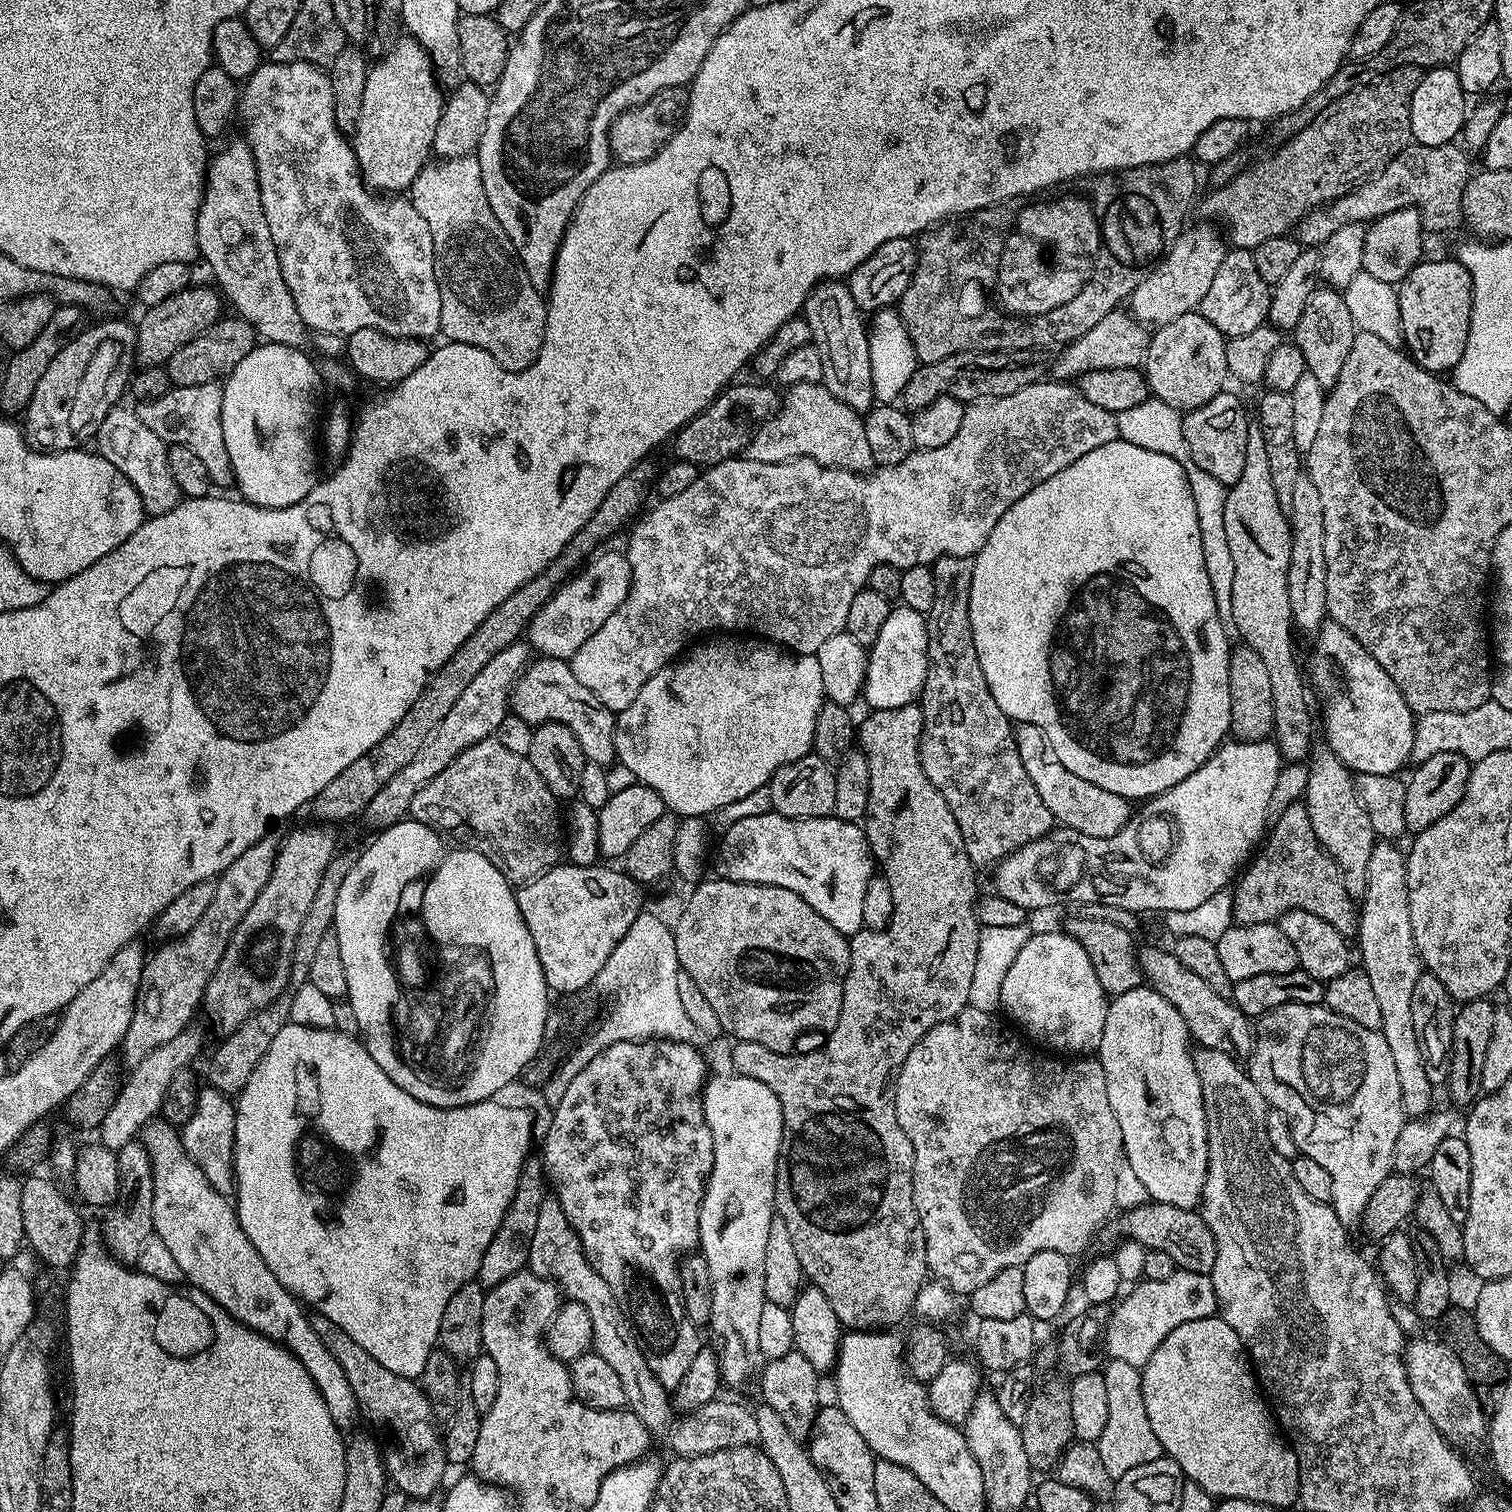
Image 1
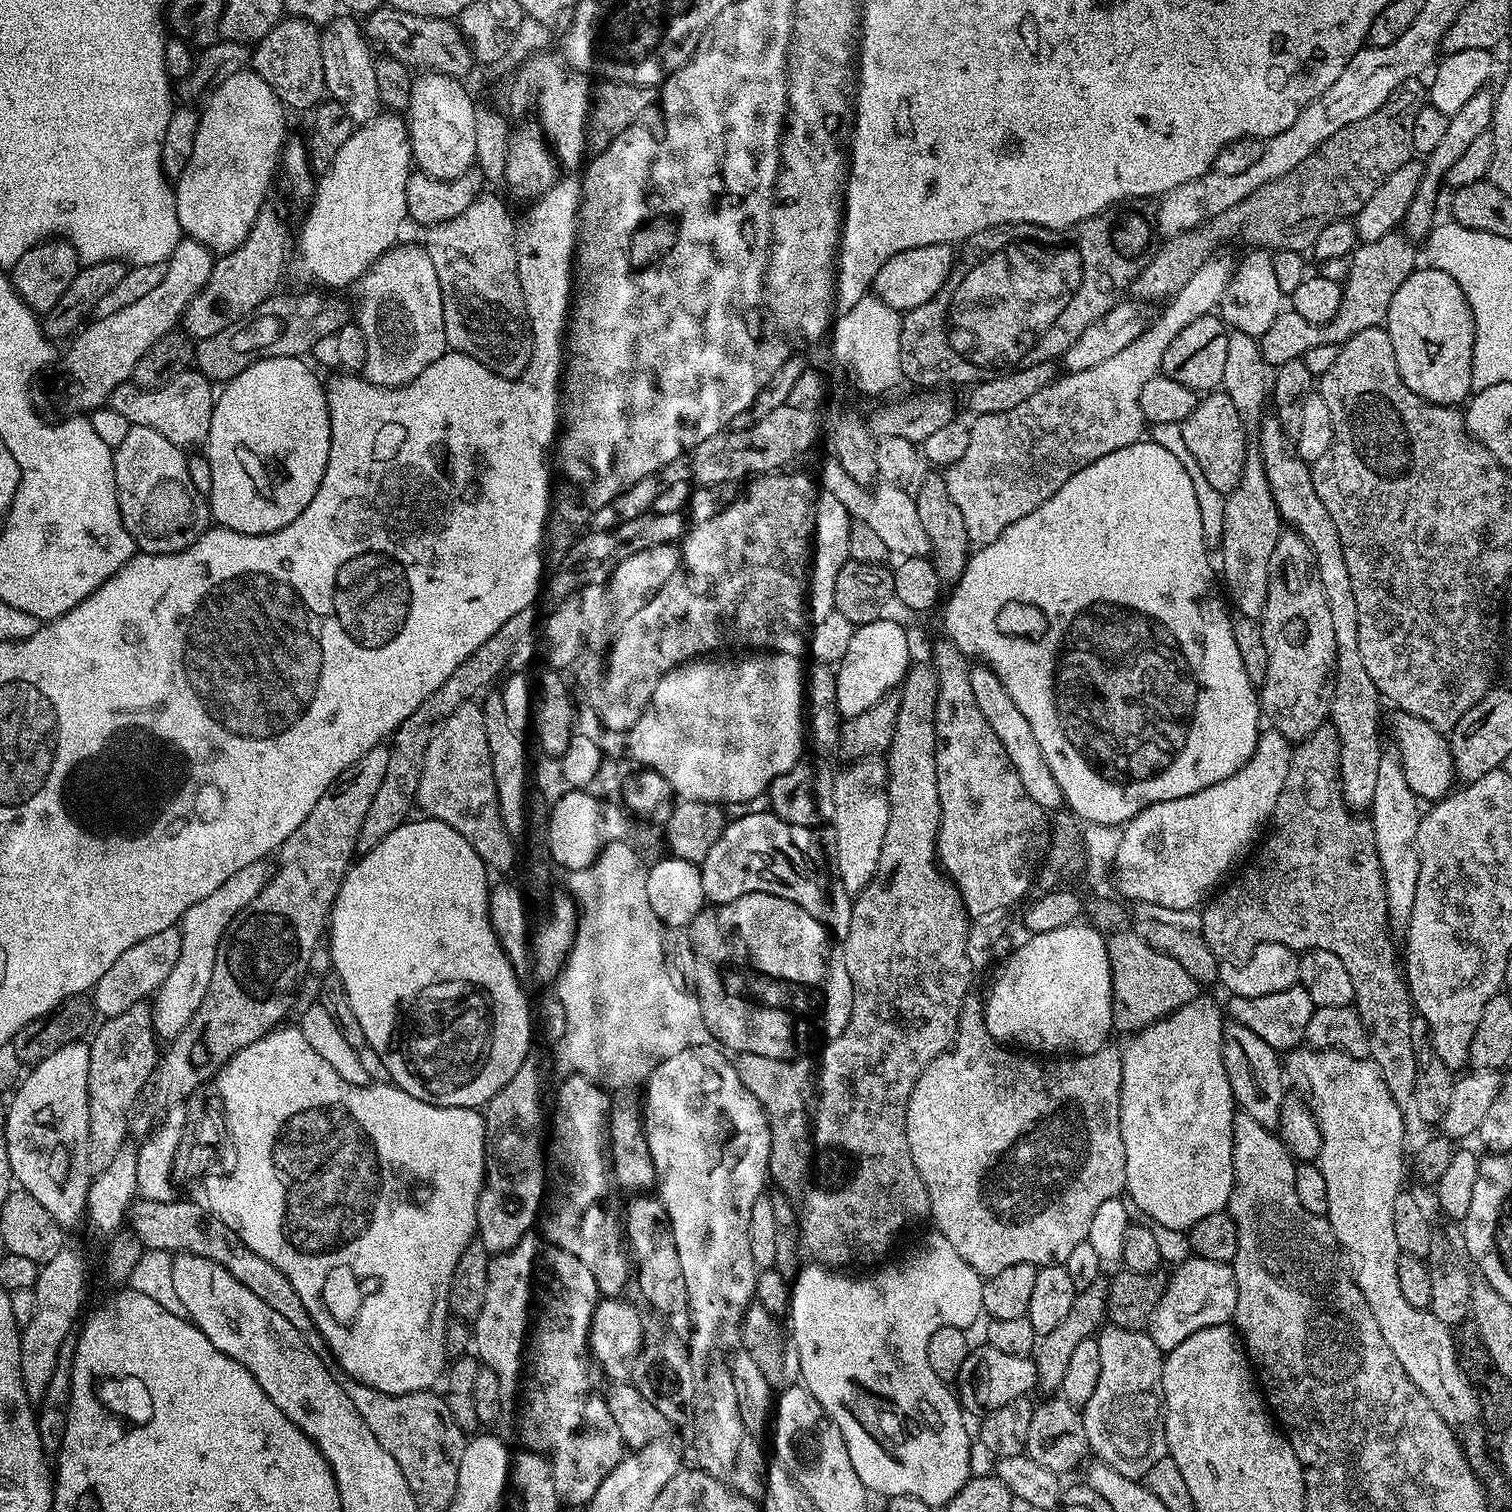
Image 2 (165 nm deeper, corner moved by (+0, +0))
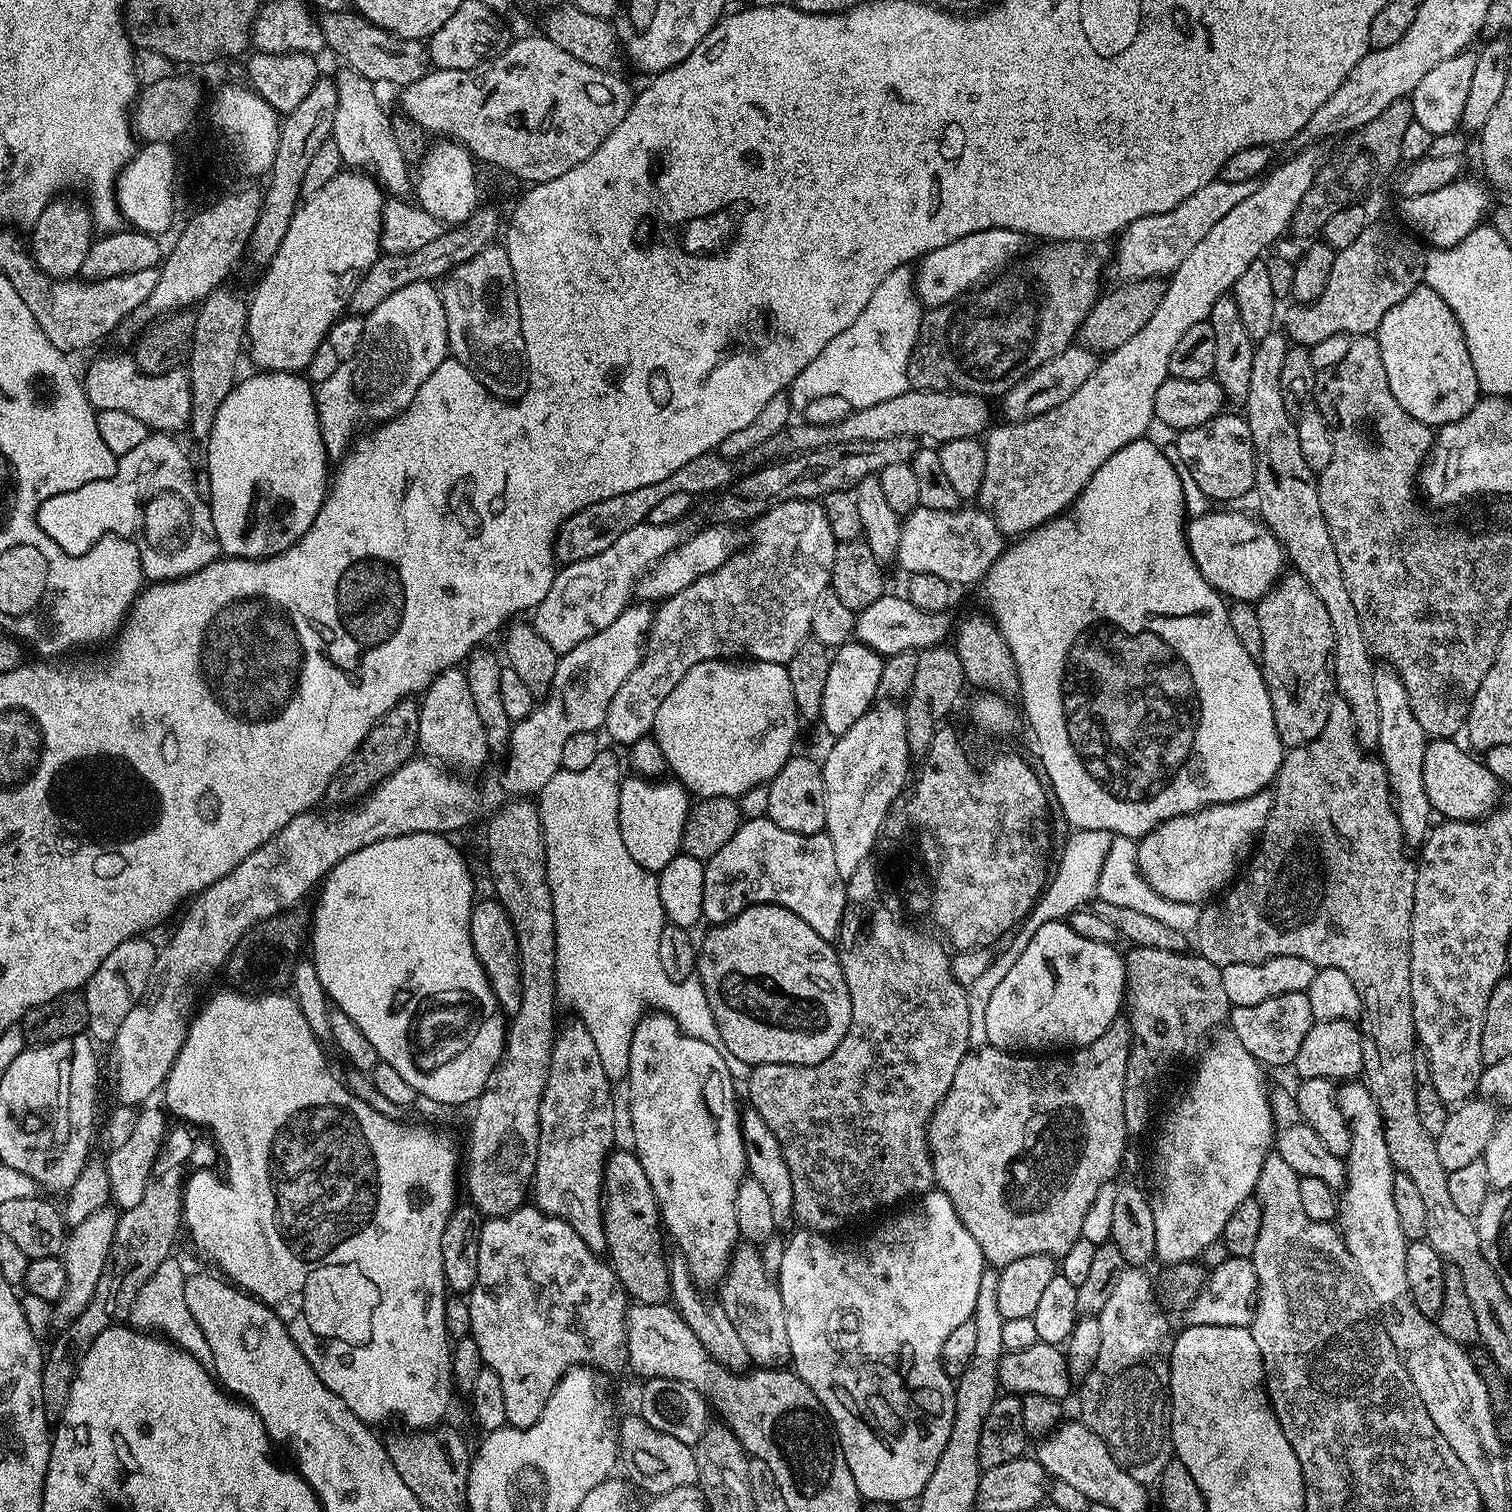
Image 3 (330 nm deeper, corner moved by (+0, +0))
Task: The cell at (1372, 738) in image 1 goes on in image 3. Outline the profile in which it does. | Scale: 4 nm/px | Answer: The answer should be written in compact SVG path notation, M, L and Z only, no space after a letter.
M1436 738L1429 743L1424 759L1426 794L1433 809L1441 812L1444 820L1479 820L1497 807L1498 781L1494 774L1490 774L1483 759L1476 757L1475 760L1471 751L1463 752L1456 742L1452 738Z

